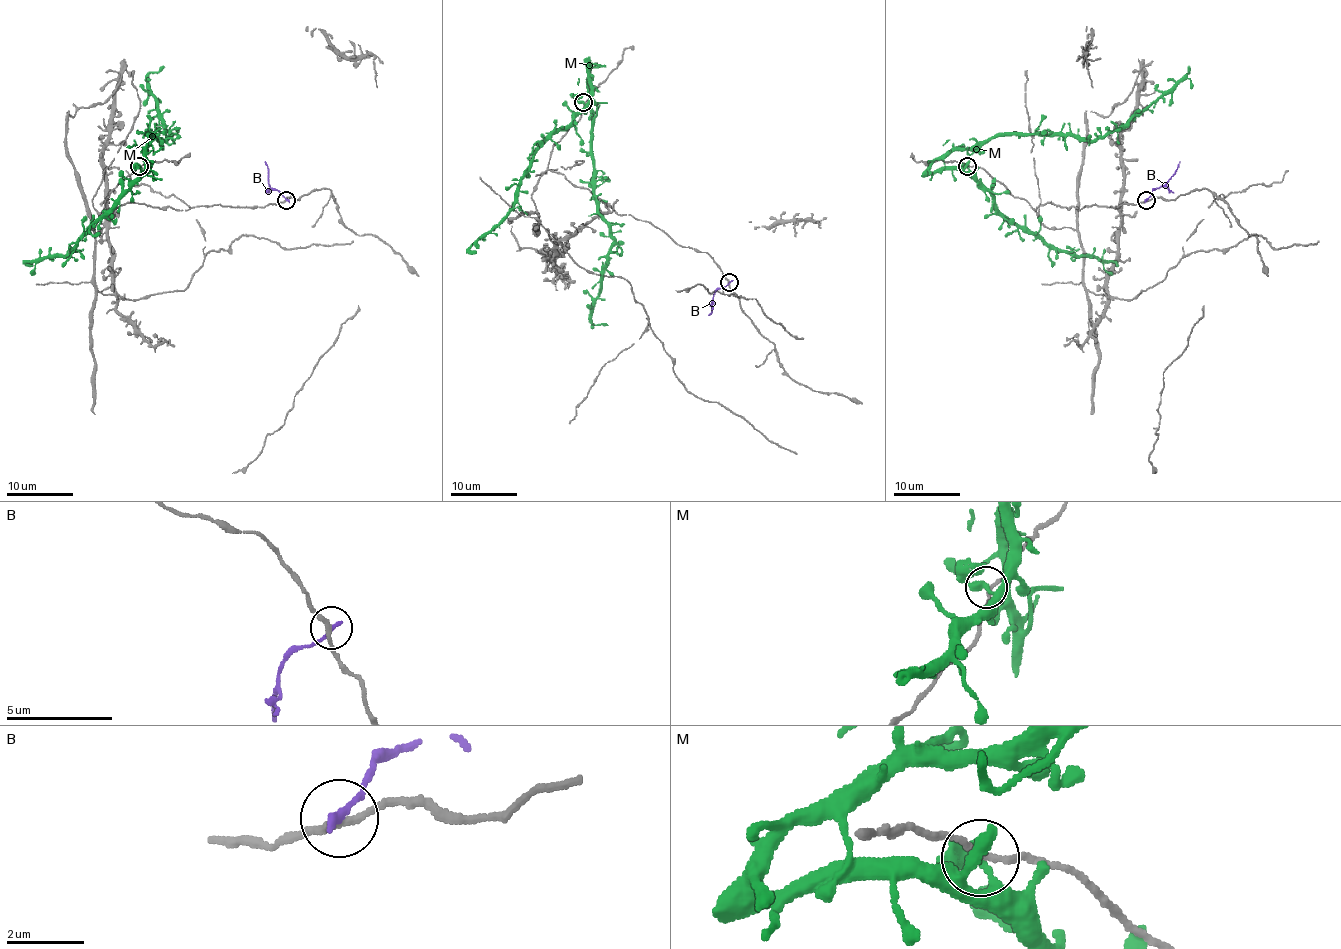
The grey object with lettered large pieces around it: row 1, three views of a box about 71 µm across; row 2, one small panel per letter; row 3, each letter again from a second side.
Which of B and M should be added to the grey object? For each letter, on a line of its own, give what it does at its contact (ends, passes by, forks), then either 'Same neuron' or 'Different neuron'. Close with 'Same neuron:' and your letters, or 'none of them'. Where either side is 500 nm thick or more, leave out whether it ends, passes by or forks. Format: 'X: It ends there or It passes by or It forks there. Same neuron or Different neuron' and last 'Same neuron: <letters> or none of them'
B: It ends there. Different neuron
M: It passes by. Different neuron
Same neuron: none of them

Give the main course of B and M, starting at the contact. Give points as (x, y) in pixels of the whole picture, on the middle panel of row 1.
B: (730, 281), (713, 298), (708, 314)
M: (582, 103), (592, 79), (592, 199), (612, 245), (591, 316), (596, 324), (607, 324)

